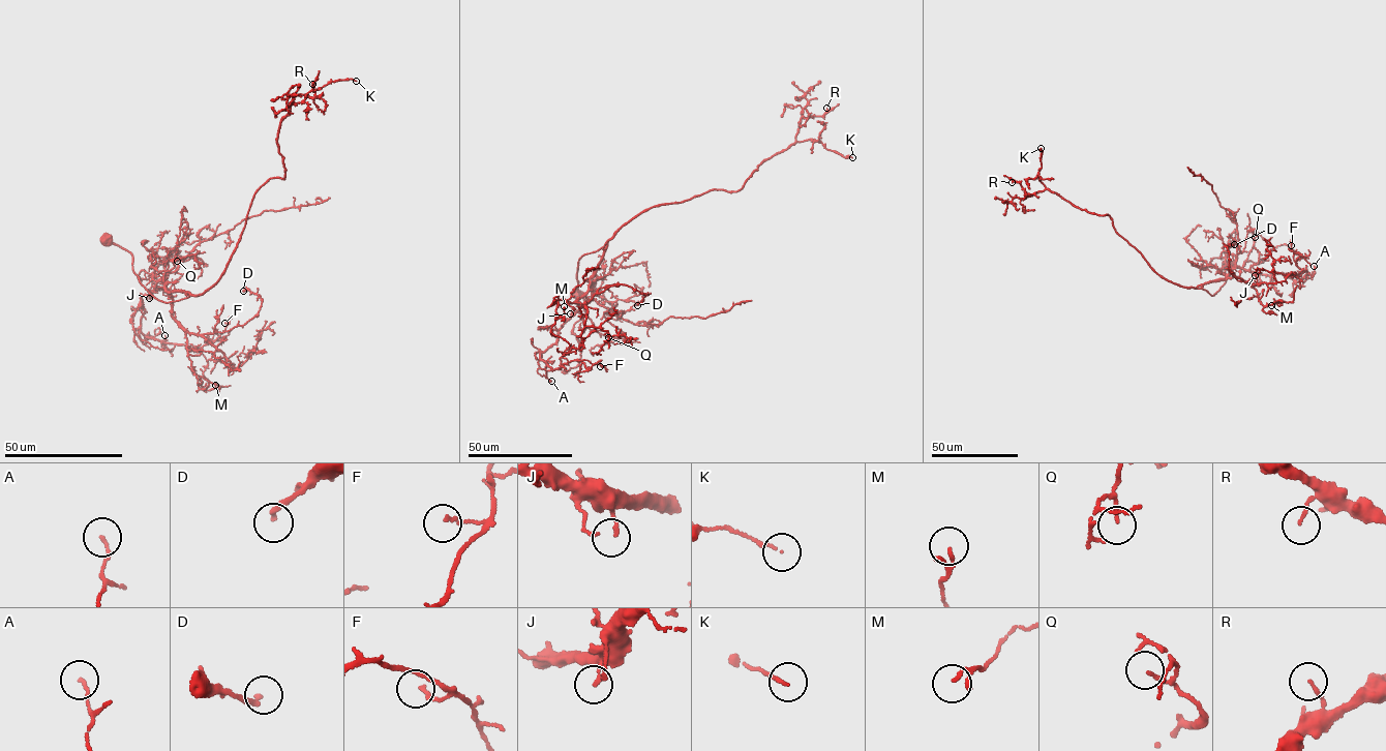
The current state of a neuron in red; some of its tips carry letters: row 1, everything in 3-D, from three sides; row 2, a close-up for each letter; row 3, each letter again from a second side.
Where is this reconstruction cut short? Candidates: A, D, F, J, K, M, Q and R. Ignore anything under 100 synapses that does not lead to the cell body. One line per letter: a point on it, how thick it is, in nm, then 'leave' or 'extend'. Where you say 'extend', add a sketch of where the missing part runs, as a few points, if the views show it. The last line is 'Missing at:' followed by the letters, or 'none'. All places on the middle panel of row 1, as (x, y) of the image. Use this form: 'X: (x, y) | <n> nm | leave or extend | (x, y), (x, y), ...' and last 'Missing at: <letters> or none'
A: (551, 381) | 110 nm | leave
D: (637, 305) | 190 nm | leave
F: (600, 366) | 120 nm | leave
J: (570, 313) | 120 nm | leave
K: (852, 157) | 110 nm | leave
M: (564, 306) | 100 nm | leave
Q: (608, 337) | 130 nm | leave
R: (826, 108) | 110 nm | leave
Missing at: none

